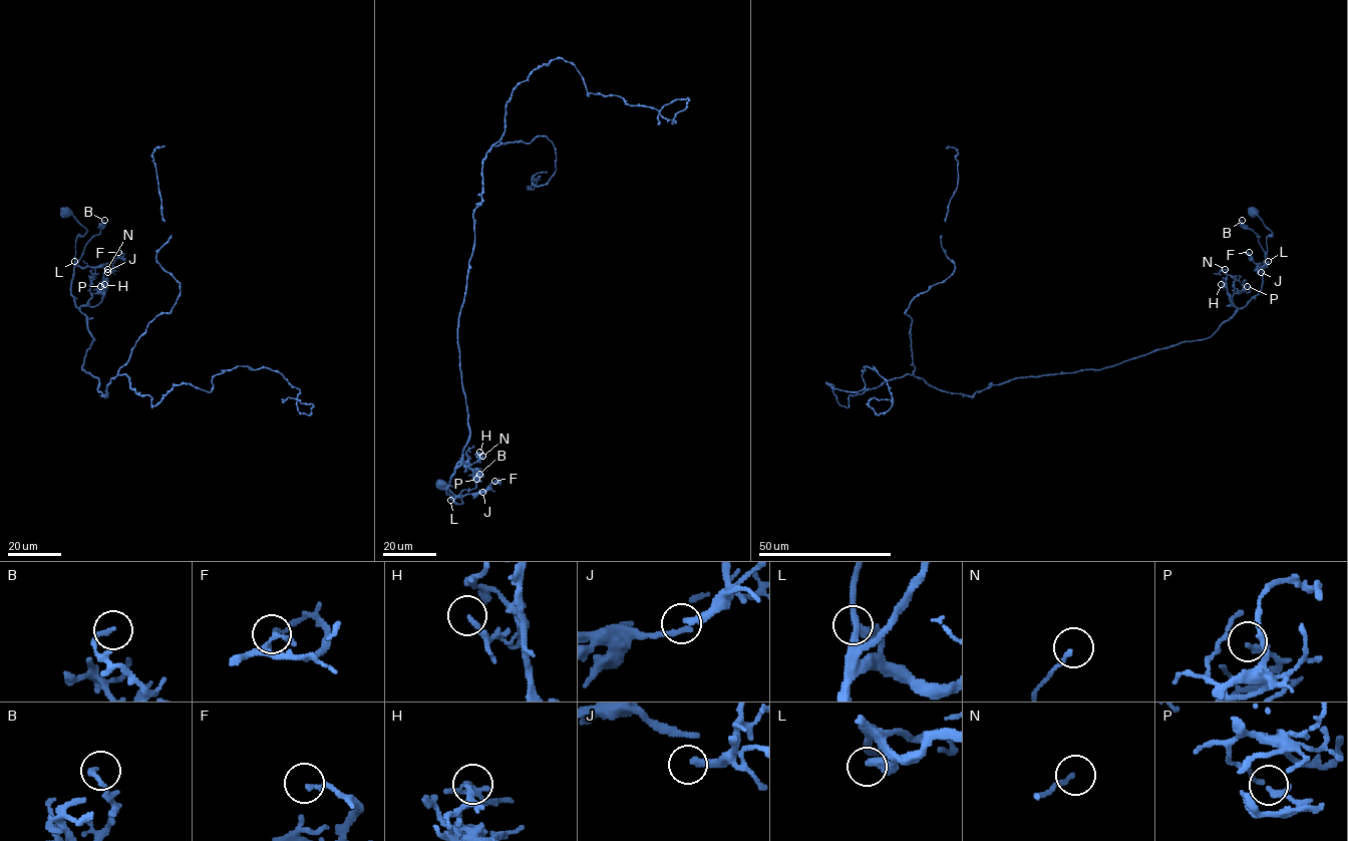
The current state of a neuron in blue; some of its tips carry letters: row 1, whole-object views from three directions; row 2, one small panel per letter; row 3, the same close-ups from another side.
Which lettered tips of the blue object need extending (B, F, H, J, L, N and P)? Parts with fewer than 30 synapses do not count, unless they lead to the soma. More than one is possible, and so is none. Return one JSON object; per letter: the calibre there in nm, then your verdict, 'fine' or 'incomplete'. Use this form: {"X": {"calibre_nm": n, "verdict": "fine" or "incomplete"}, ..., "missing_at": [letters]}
{"B": {"calibre_nm": 180, "verdict": "fine"}, "F": {"calibre_nm": 160, "verdict": "fine"}, "H": {"calibre_nm": 170, "verdict": "fine"}, "J": {"calibre_nm": 200, "verdict": "fine"}, "L": {"calibre_nm": 380, "verdict": "fine"}, "N": {"calibre_nm": 150, "verdict": "fine"}, "P": {"calibre_nm": 220, "verdict": "fine"}, "missing_at": []}

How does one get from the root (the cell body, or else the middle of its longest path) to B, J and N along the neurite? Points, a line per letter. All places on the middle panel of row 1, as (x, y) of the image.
B: (440, 486), (457, 496), (460, 504), (450, 498), (473, 489), (479, 474)
J: (440, 486), (460, 499), (462, 502), (456, 504), (451, 496), (476, 494), (488, 488), (482, 492)
N: (440, 486), (457, 496), (460, 504), (446, 493), (454, 469), (458, 463), (469, 466), (482, 456)

